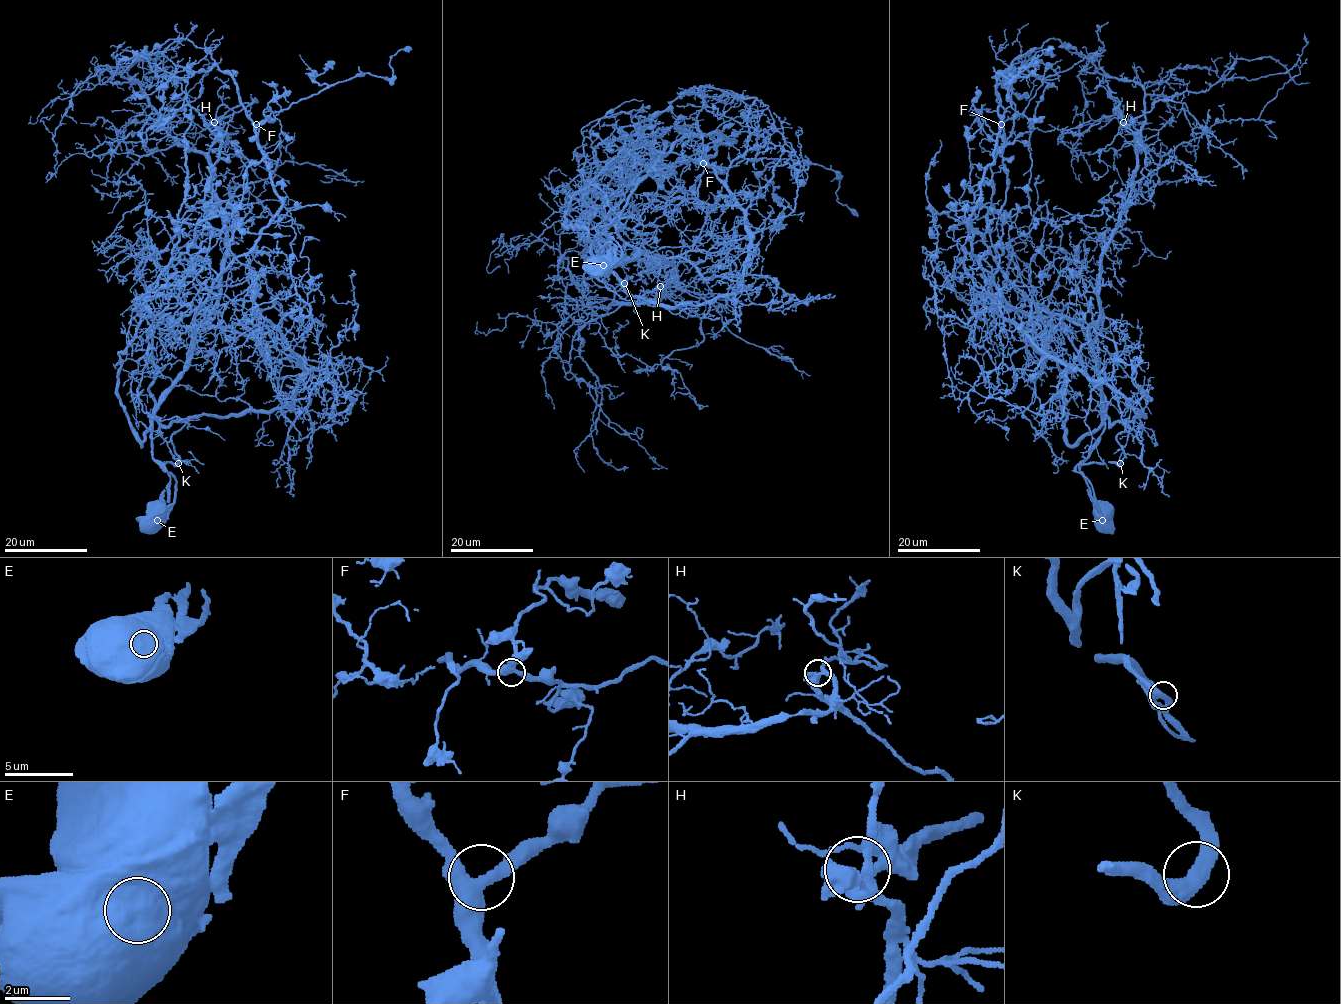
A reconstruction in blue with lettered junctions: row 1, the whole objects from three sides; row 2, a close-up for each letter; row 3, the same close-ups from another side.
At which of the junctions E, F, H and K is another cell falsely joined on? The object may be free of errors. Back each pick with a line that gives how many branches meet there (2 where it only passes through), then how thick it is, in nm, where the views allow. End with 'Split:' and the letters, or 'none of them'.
E: Branches: 2. Thickness 1100 nm
Split: E

